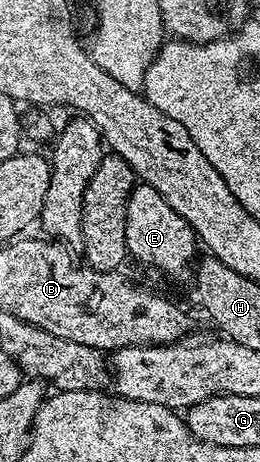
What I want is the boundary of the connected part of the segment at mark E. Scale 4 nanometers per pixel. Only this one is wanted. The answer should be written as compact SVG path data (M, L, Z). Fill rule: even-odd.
M141 182L135 183L128 198L125 234L126 250L133 259L135 256L140 263L163 272L170 280L186 280L189 276L191 279L191 264L199 255L197 252L200 252L200 241L190 223L180 218L180 214L176 214L176 210L172 210L168 202L164 202L160 190Z

